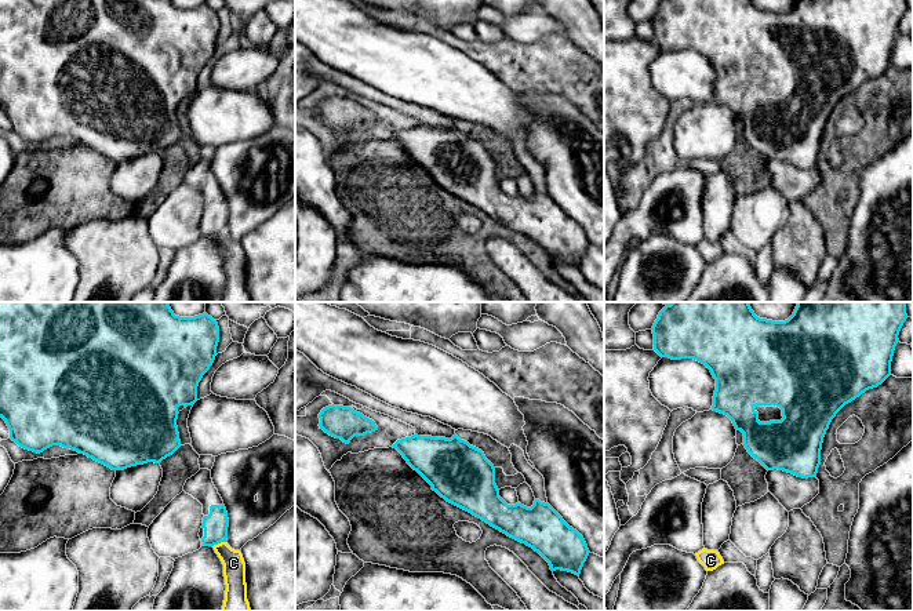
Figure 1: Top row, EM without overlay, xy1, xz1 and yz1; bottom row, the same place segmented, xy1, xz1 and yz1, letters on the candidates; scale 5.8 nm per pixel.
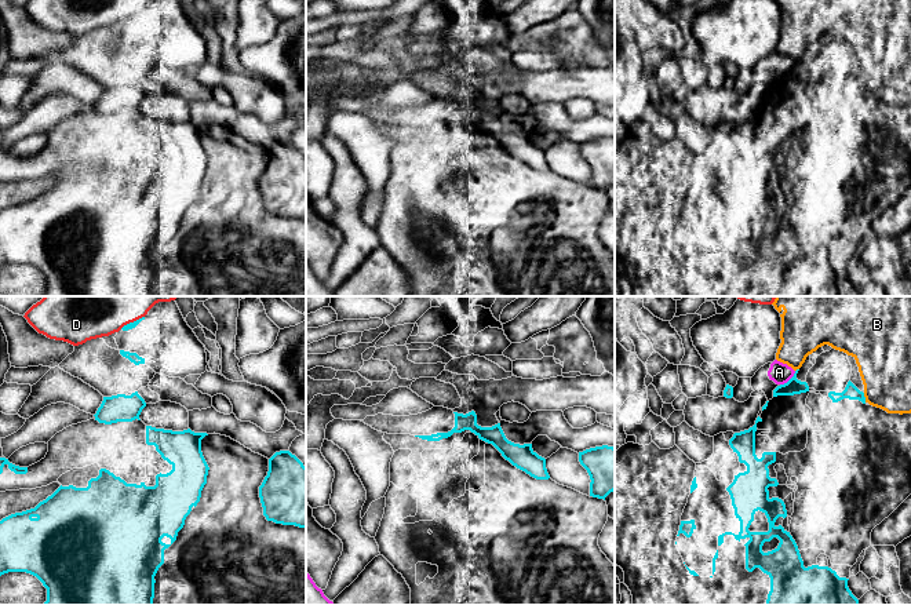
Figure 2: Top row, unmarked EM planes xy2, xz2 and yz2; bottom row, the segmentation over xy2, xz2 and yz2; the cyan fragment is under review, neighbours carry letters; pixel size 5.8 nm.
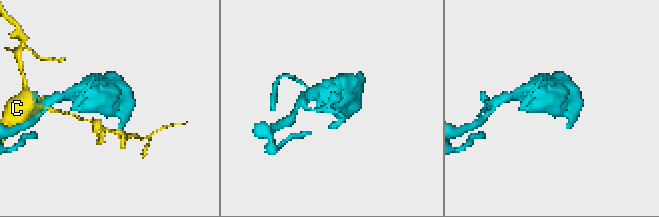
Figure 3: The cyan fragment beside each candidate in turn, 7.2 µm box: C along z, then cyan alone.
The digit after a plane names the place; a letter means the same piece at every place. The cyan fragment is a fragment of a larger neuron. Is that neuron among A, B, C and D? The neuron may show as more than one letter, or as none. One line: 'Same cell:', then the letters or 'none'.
Same cell: none

